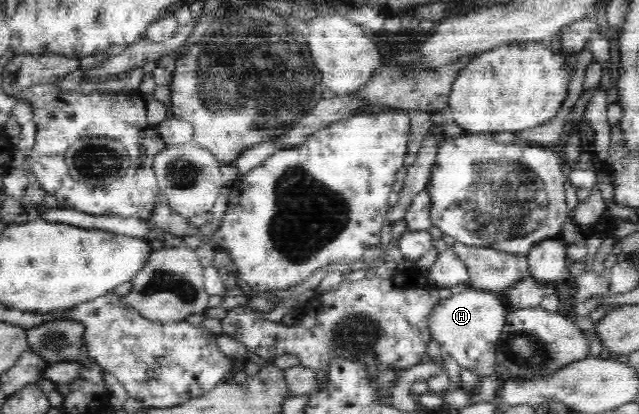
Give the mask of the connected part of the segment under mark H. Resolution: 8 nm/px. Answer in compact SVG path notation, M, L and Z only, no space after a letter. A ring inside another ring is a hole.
M467 287L433 307L428 317L429 335L440 345L443 354L450 355L462 368L478 373L482 380L488 379L500 368L495 345L507 324L508 311L507 302L498 299L494 293Z

